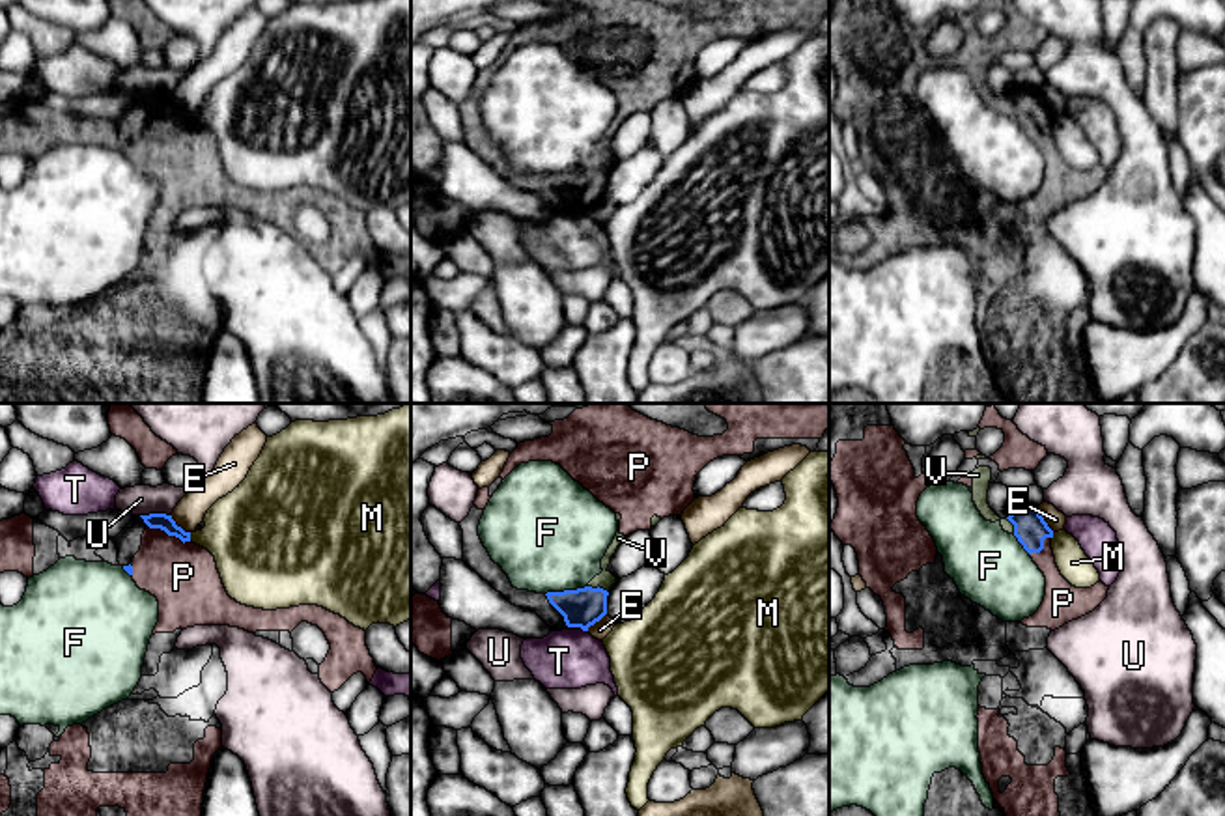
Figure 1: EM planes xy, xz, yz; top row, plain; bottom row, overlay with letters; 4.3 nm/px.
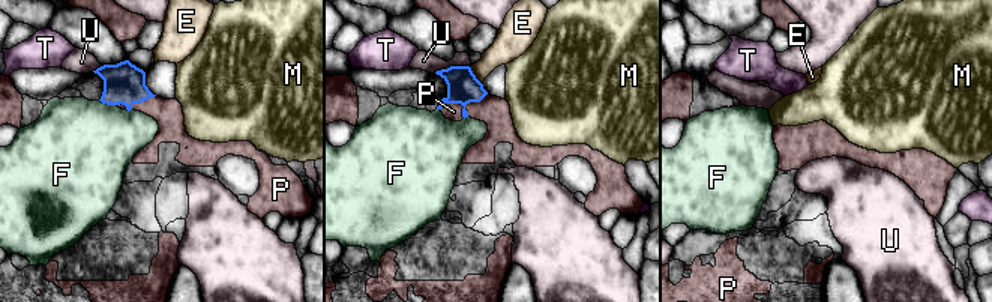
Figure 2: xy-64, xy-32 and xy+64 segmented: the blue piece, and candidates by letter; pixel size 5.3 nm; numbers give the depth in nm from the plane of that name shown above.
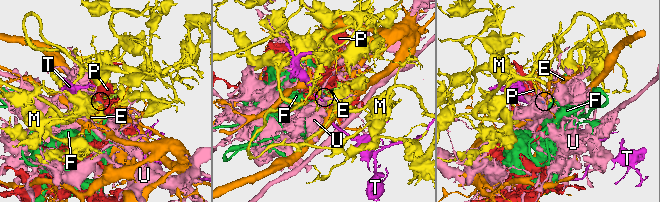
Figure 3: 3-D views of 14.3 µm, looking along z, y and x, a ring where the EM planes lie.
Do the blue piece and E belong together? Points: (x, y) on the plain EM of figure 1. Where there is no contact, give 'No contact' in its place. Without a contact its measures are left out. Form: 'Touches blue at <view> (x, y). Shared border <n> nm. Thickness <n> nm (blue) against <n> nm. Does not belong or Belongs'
Touches blue at yz (1042, 101). Shared border 130 nm. Thickness 140 nm (blue) against 90 nm. Does not belong

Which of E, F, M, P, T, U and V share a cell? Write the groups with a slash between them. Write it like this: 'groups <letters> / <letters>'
groups E / F / M / P V / T / U

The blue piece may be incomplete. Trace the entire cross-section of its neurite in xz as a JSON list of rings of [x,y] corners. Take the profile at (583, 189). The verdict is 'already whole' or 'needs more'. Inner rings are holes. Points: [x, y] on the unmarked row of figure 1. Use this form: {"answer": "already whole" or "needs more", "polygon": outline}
{"answer": "needs more", "polygon": [[[499,58],[489,69],[476,75],[474,88],[459,105],[463,112],[463,144],[500,174],[512,187],[536,194],[551,213],[583,211],[599,204],[607,196],[607,177],[603,170],[577,170],[564,174],[536,176],[512,168],[508,157],[495,146],[478,118],[478,106],[493,75],[502,65]]]}

